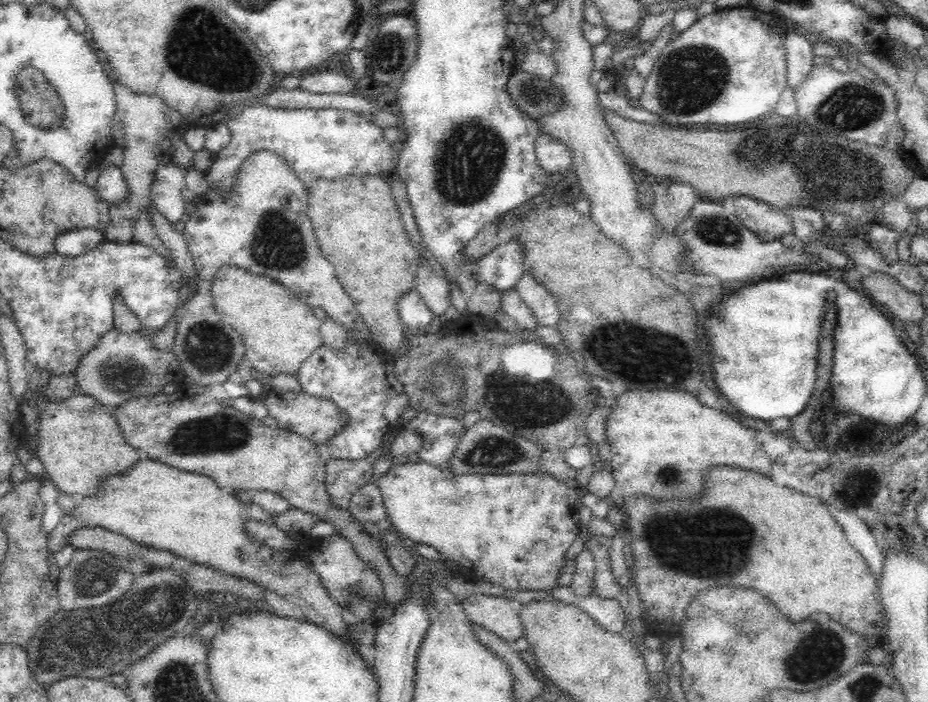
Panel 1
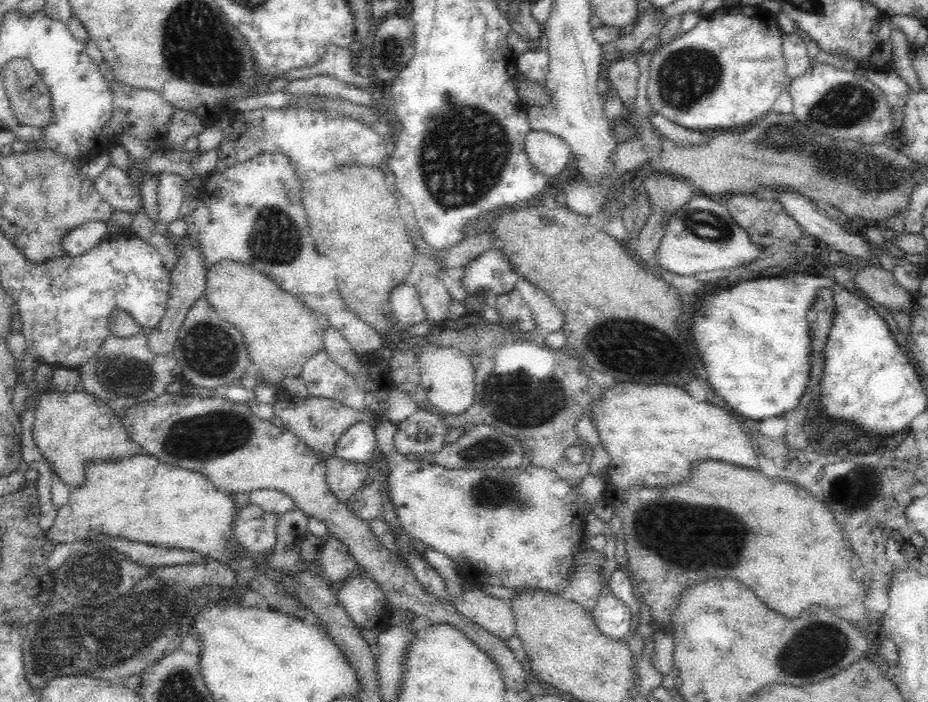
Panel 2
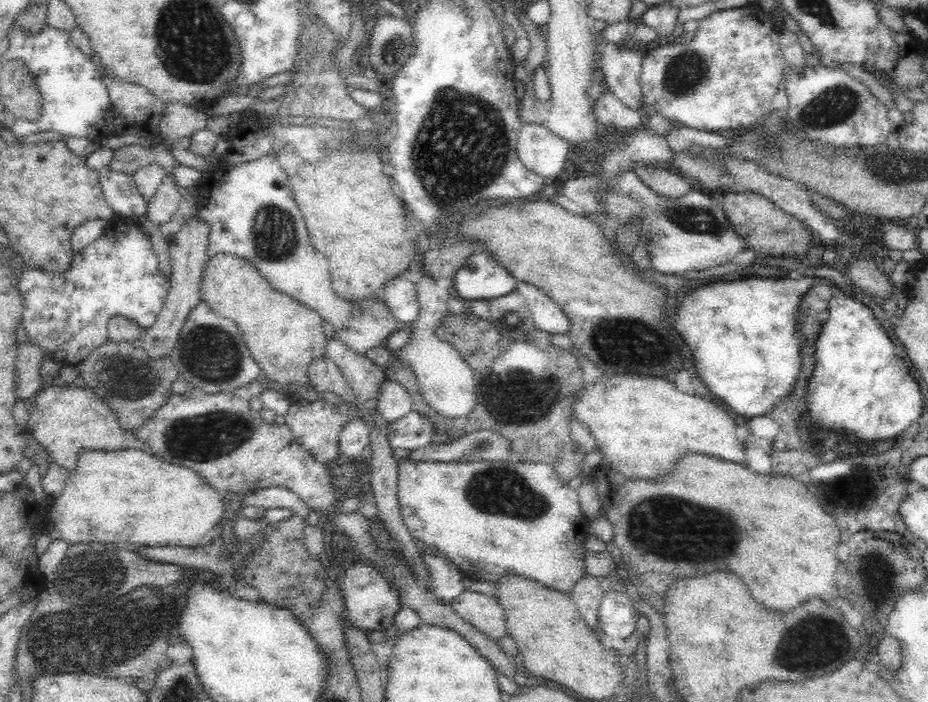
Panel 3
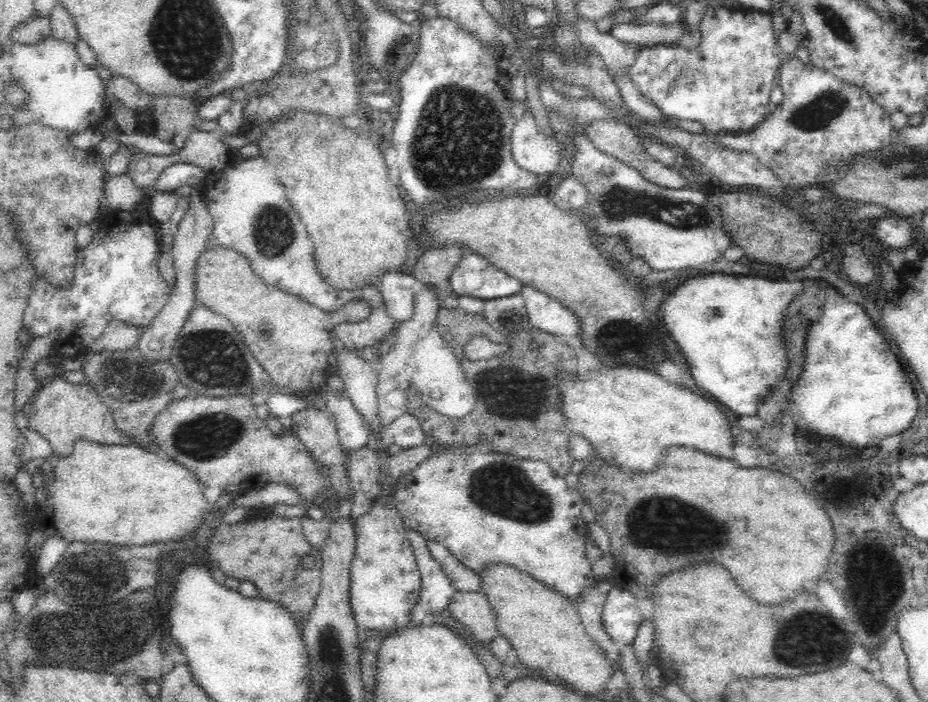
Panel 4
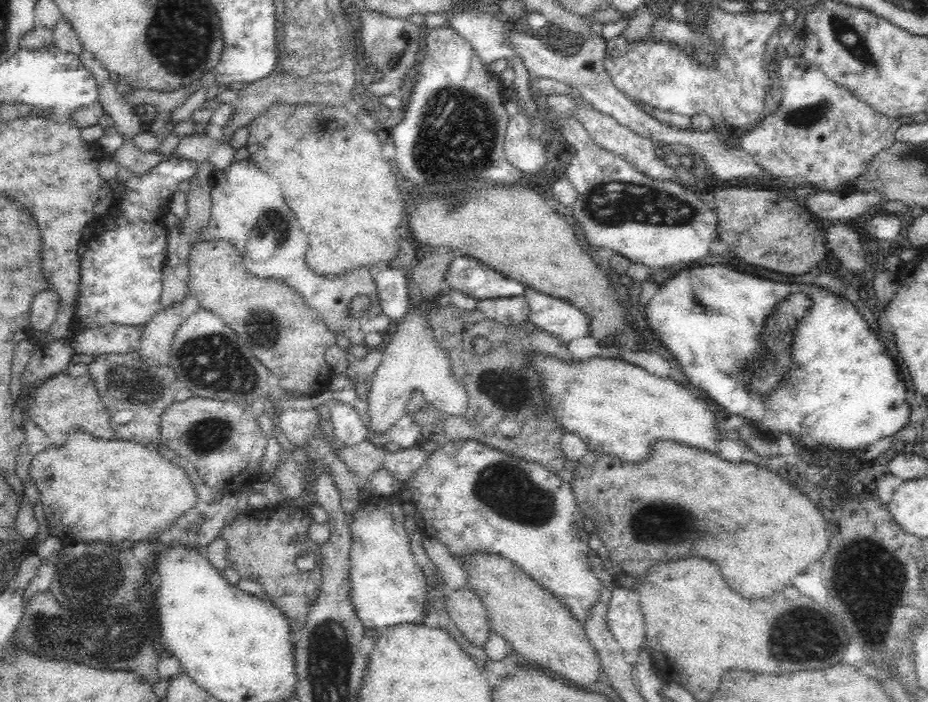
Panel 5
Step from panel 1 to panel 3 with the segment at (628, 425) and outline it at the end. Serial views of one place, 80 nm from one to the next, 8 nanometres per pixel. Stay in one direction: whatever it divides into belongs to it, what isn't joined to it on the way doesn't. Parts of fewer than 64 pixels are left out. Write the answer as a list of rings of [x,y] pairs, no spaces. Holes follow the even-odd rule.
[[[636,374],[603,375],[597,383],[585,384],[573,404],[575,419],[590,429],[608,468],[626,480],[664,476],[688,452],[746,464],[745,433],[722,410],[724,406],[682,394],[668,380]]]

